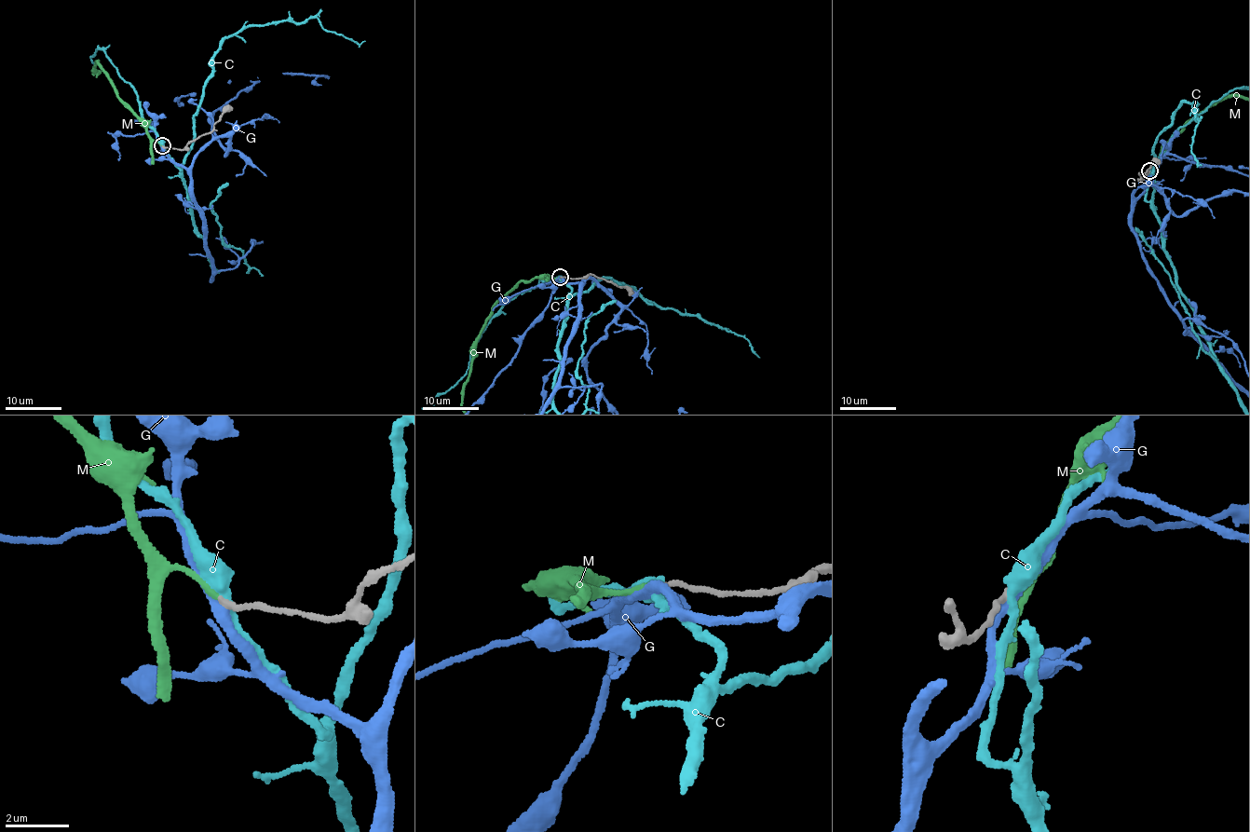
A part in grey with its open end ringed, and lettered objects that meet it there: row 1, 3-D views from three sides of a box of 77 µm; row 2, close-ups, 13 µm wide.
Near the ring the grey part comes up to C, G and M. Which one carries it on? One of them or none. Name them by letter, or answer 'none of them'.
M

